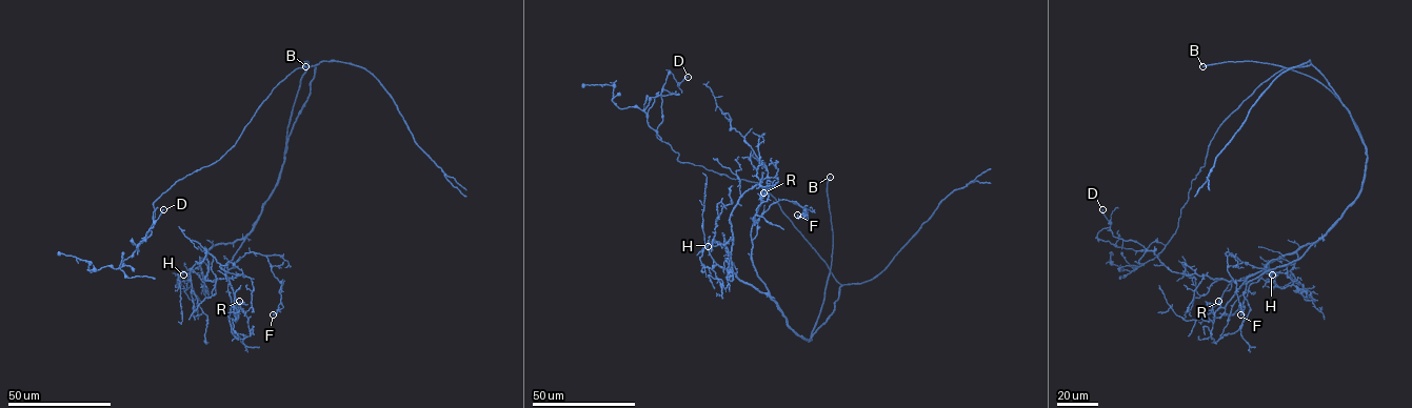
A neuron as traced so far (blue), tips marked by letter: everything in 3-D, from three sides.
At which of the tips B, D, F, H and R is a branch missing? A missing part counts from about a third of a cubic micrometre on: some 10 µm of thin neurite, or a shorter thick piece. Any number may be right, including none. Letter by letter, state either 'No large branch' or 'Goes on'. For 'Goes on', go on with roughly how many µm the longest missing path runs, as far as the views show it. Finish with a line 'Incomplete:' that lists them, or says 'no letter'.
B: Goes on. Missing length about 40 µm
D: No large branch
F: No large branch
H: No large branch
R: No large branch
Incomplete: B

